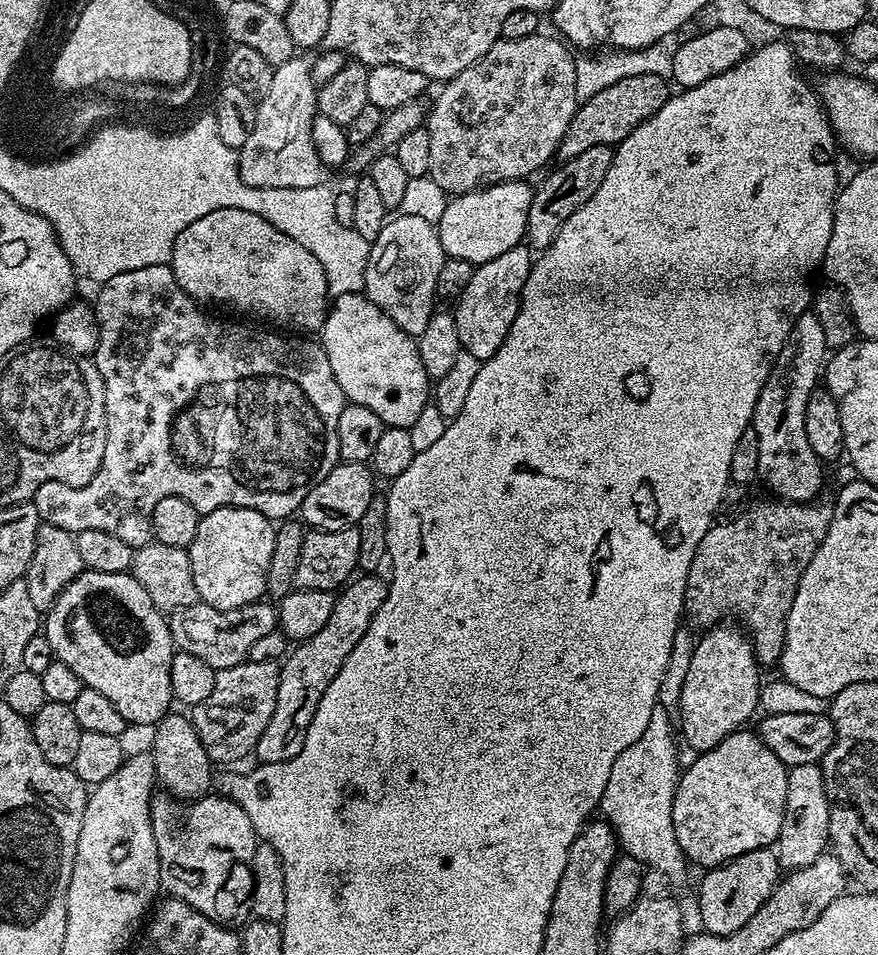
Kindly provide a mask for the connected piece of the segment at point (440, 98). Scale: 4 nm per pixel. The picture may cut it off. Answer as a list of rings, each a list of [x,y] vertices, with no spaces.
[[[537,34],[534,36],[527,36],[526,38],[514,38],[513,40],[506,40],[506,39],[499,39],[496,41],[496,44],[494,46],[490,46],[490,50],[486,50],[486,54],[482,54],[482,58],[478,58],[478,62],[474,62],[470,65],[469,68],[466,70],[462,70],[461,72],[456,75],[453,80],[447,81],[443,85],[444,88],[441,90],[440,93],[436,96],[436,101],[433,102],[432,108],[430,104],[430,111],[427,113],[426,116],[426,127],[428,130],[428,133],[430,134],[430,166],[428,167],[428,176],[432,178],[434,182],[438,184],[442,188],[444,192],[447,193],[449,197],[455,197],[455,196],[462,196],[465,195],[468,192],[472,192],[476,189],[481,189],[485,185],[492,185],[497,184],[500,181],[508,181],[508,180],[524,180],[525,178],[528,178],[531,174],[531,172],[536,172],[539,170],[540,167],[543,166],[544,163],[547,162],[548,159],[551,158],[551,156],[555,157],[557,155],[560,143],[562,142],[562,138],[566,134],[566,130],[570,126],[570,122],[574,118],[574,114],[576,113],[576,109],[578,107],[578,101],[576,98],[576,61],[577,57],[575,55],[571,56],[568,51],[570,51],[569,45],[565,43],[563,39],[557,38],[555,35],[552,36],[544,36],[545,34]]]

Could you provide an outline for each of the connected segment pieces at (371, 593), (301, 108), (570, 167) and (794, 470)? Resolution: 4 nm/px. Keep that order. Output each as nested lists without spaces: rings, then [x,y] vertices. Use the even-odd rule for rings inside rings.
[[[360,574],[344,585],[334,602],[334,614],[309,640],[297,643],[296,648],[284,662],[279,665],[280,679],[276,682],[276,701],[274,714],[266,726],[262,738],[258,738],[254,756],[260,764],[280,764],[283,760],[294,758],[302,750],[306,742],[306,734],[310,722],[314,718],[314,710],[318,710],[318,702],[322,702],[322,694],[326,694],[326,686],[334,682],[334,674],[342,670],[342,662],[362,642],[362,634],[370,626],[374,614],[378,614],[378,606],[386,602],[389,581],[380,574]]]
[[[298,54],[273,69],[270,90],[259,97],[256,106],[254,130],[246,146],[238,149],[240,177],[246,186],[255,188],[309,188],[325,183],[326,166],[320,161],[316,143],[312,141],[312,117],[317,115],[316,94],[318,91],[312,78],[312,65],[308,58]]]
[[[609,145],[594,146],[590,150],[582,150],[578,158],[570,158],[563,161],[544,181],[533,191],[532,201],[528,216],[528,226],[526,240],[533,249],[543,250],[549,248],[558,234],[562,230],[562,222],[578,210],[590,198],[594,198],[594,193],[598,186],[602,186],[602,181],[606,178],[606,170],[610,170],[613,149]]]
[[[812,311],[803,312],[794,322],[790,334],[786,334],[786,342],[782,342],[782,350],[778,350],[778,358],[766,378],[766,386],[762,386],[762,394],[758,394],[758,402],[754,406],[751,427],[758,434],[758,470],[759,479],[769,488],[773,497],[784,502],[807,504],[817,499],[816,495],[824,488],[825,465],[810,450],[810,442],[806,442],[806,402],[808,395],[818,387],[822,369],[829,351],[826,334],[822,325]]]

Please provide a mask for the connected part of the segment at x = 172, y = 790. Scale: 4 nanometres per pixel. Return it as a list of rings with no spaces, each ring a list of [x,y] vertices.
[[[169,714],[155,725],[154,732],[156,732],[156,737],[152,740],[150,755],[152,763],[156,765],[159,783],[164,783],[163,789],[167,795],[180,802],[201,800],[203,796],[209,795],[214,788],[214,780],[212,784],[214,761],[204,749],[191,719],[187,715]]]

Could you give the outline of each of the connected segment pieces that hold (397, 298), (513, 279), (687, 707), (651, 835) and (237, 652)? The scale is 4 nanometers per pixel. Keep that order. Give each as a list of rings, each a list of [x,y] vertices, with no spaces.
[[[393,215],[385,223],[378,238],[371,241],[363,295],[372,300],[374,306],[381,308],[409,336],[419,338],[434,311],[432,302],[437,299],[435,287],[445,259],[435,223],[425,218]]]
[[[517,246],[485,264],[475,265],[473,276],[454,304],[458,338],[463,351],[474,354],[474,358],[482,362],[498,354],[498,346],[506,342],[506,334],[510,334],[510,326],[520,309],[520,295],[533,263],[533,253],[527,247]]]
[[[721,622],[697,639],[694,658],[690,658],[690,670],[686,670],[686,682],[682,685],[678,732],[696,754],[709,752],[731,732],[741,731],[760,707],[762,668],[756,651],[747,635],[739,627],[730,625]]]
[[[657,702],[641,737],[622,750],[614,762],[598,810],[615,830],[617,843],[625,855],[637,858],[649,869],[668,871],[674,881],[682,882],[689,865],[673,828],[673,798],[680,773],[674,738],[674,722],[666,708]]]
[[[258,599],[253,604],[229,612],[223,612],[203,602],[179,608],[167,617],[173,645],[179,651],[202,658],[206,665],[215,670],[245,663],[253,655],[252,647],[259,640],[266,639],[272,631],[275,633],[278,628],[277,609],[264,603],[263,599]]]

